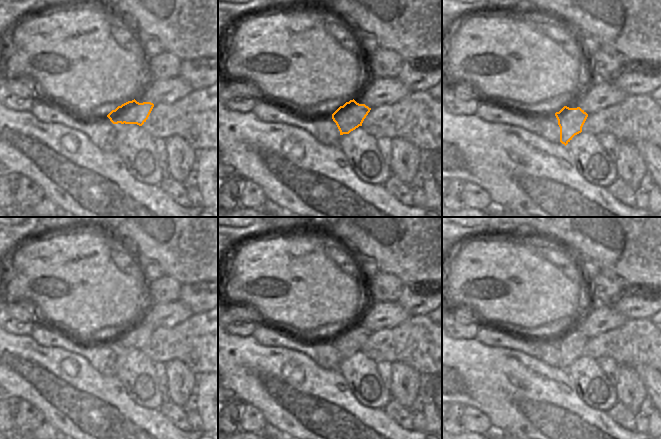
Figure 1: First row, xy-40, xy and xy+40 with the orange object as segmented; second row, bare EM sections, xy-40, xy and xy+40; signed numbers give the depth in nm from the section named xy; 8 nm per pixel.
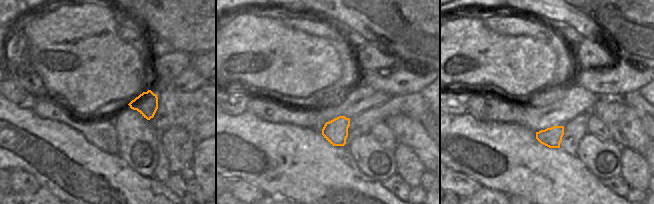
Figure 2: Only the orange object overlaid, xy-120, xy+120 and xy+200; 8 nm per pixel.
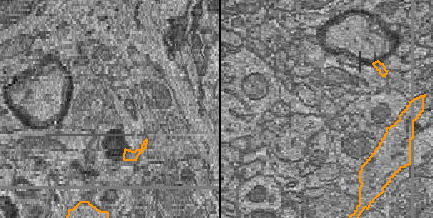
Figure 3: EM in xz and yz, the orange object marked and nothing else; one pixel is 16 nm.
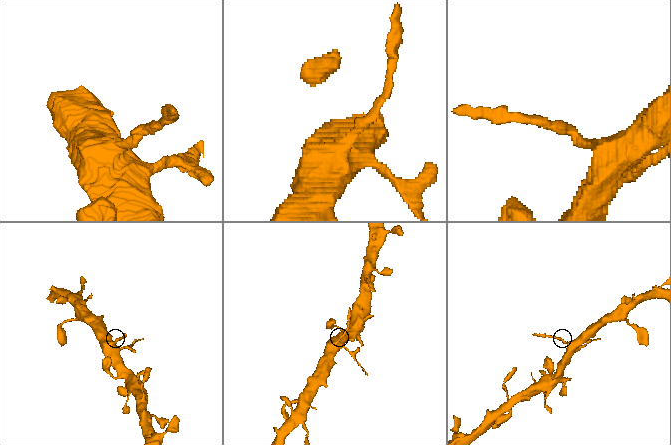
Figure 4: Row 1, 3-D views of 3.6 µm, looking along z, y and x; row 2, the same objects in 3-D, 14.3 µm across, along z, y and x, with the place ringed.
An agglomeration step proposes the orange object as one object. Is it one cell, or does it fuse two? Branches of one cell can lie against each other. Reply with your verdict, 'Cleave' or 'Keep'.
Cleave.

